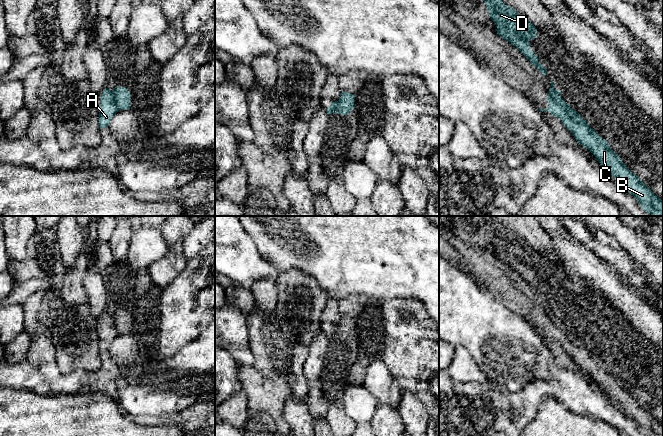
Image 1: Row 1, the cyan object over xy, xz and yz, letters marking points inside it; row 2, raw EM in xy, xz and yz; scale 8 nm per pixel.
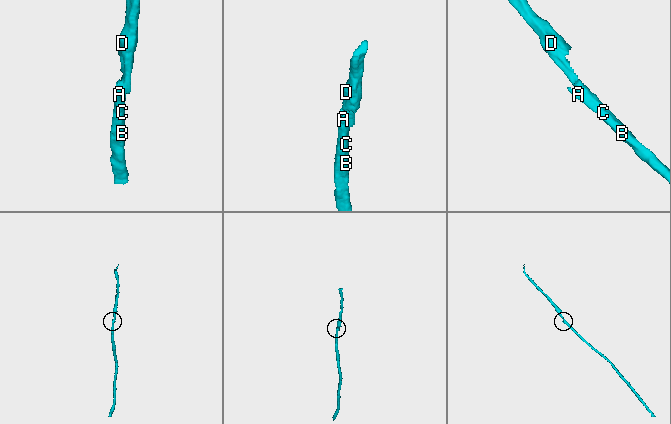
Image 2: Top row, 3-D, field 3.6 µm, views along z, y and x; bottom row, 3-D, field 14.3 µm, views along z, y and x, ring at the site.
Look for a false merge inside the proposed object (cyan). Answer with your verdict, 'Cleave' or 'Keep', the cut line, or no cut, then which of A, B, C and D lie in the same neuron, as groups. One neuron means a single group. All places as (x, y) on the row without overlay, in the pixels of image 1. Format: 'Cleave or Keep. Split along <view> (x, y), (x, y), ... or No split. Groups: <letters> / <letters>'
Cleave. Split along xy (111, 315), (115, 328), (119, 333). Groups: A B C / D

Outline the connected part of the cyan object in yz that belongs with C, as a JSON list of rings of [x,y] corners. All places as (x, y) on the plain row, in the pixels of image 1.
[[[553,312],[549,313],[547,325],[548,332],[539,333],[539,336],[550,336],[558,342],[577,366],[588,373],[596,384],[622,407],[624,414],[636,422],[645,436],[663,436],[663,425],[626,391],[609,367],[599,360],[561,319],[556,318]]]

